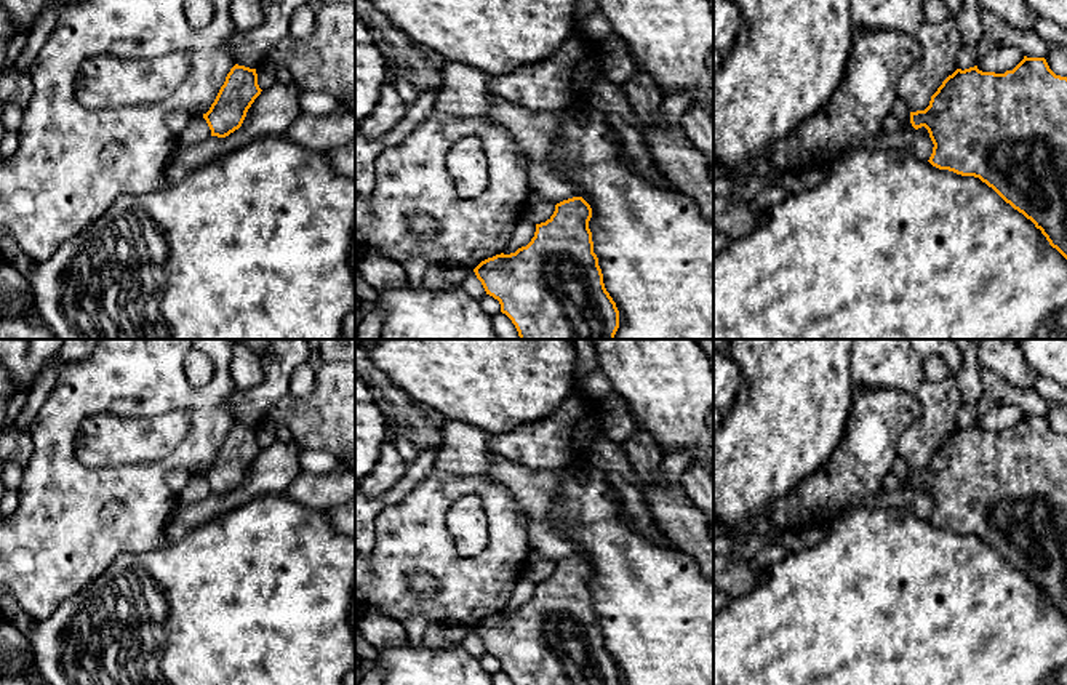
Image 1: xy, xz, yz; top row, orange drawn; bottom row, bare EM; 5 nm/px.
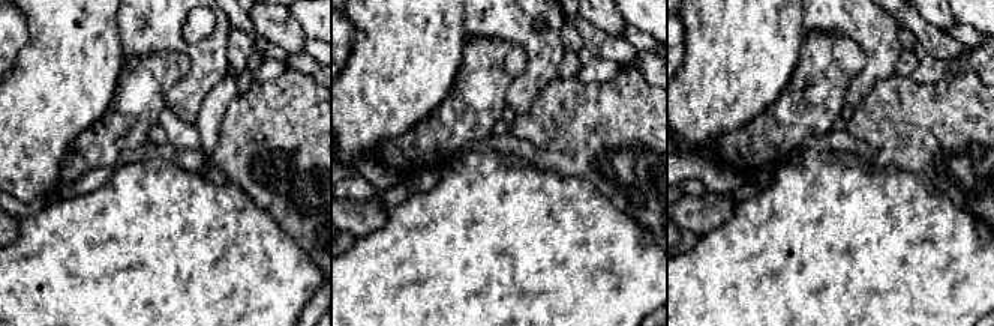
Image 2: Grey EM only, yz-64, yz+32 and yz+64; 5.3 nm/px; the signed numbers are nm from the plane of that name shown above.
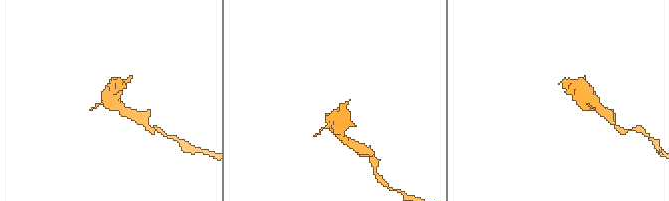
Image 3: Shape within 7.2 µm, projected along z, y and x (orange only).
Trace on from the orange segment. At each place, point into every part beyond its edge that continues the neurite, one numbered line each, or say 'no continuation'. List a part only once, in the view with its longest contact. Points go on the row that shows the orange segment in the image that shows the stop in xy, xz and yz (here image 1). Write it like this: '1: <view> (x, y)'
no continuation

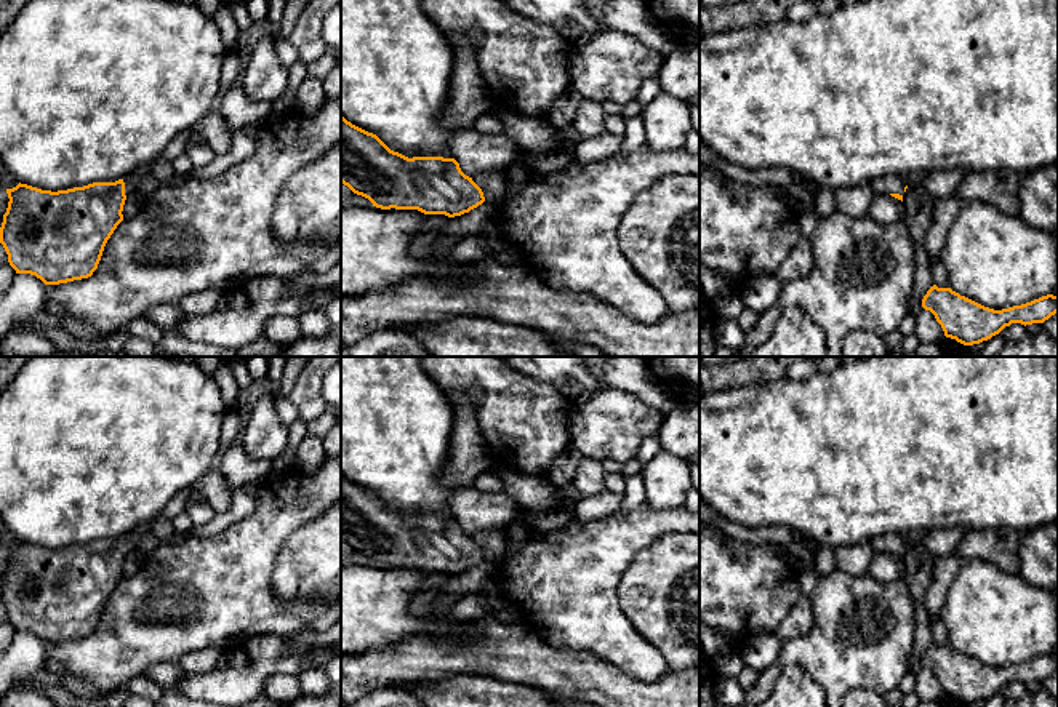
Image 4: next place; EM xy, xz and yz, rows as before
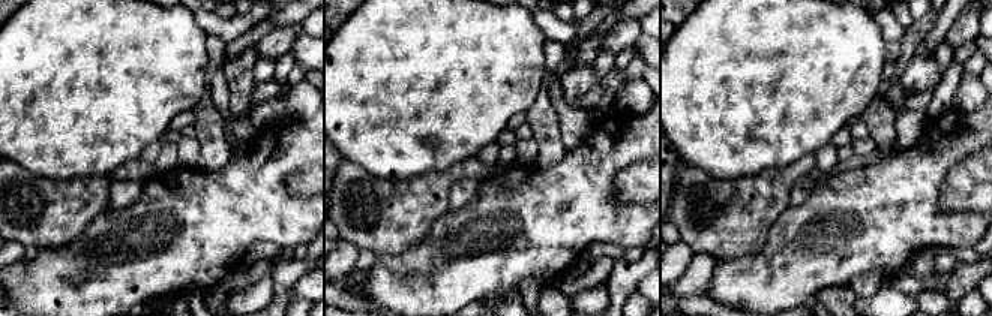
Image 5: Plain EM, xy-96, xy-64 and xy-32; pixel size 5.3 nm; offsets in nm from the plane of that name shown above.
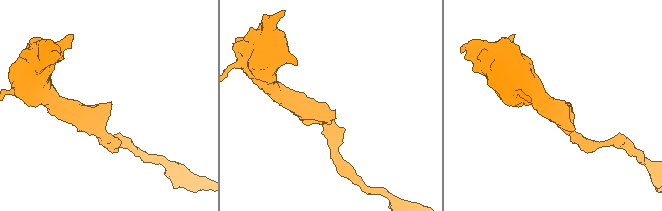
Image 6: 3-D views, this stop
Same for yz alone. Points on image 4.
1: yz (889, 184)

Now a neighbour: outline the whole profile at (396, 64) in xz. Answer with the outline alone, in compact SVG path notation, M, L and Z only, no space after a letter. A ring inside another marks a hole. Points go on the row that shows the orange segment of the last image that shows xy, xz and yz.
M341 0L341 115L376 134L391 150L408 158L453 158L448 142L458 130L442 122L453 67L453 46L423 10L421 0Z

